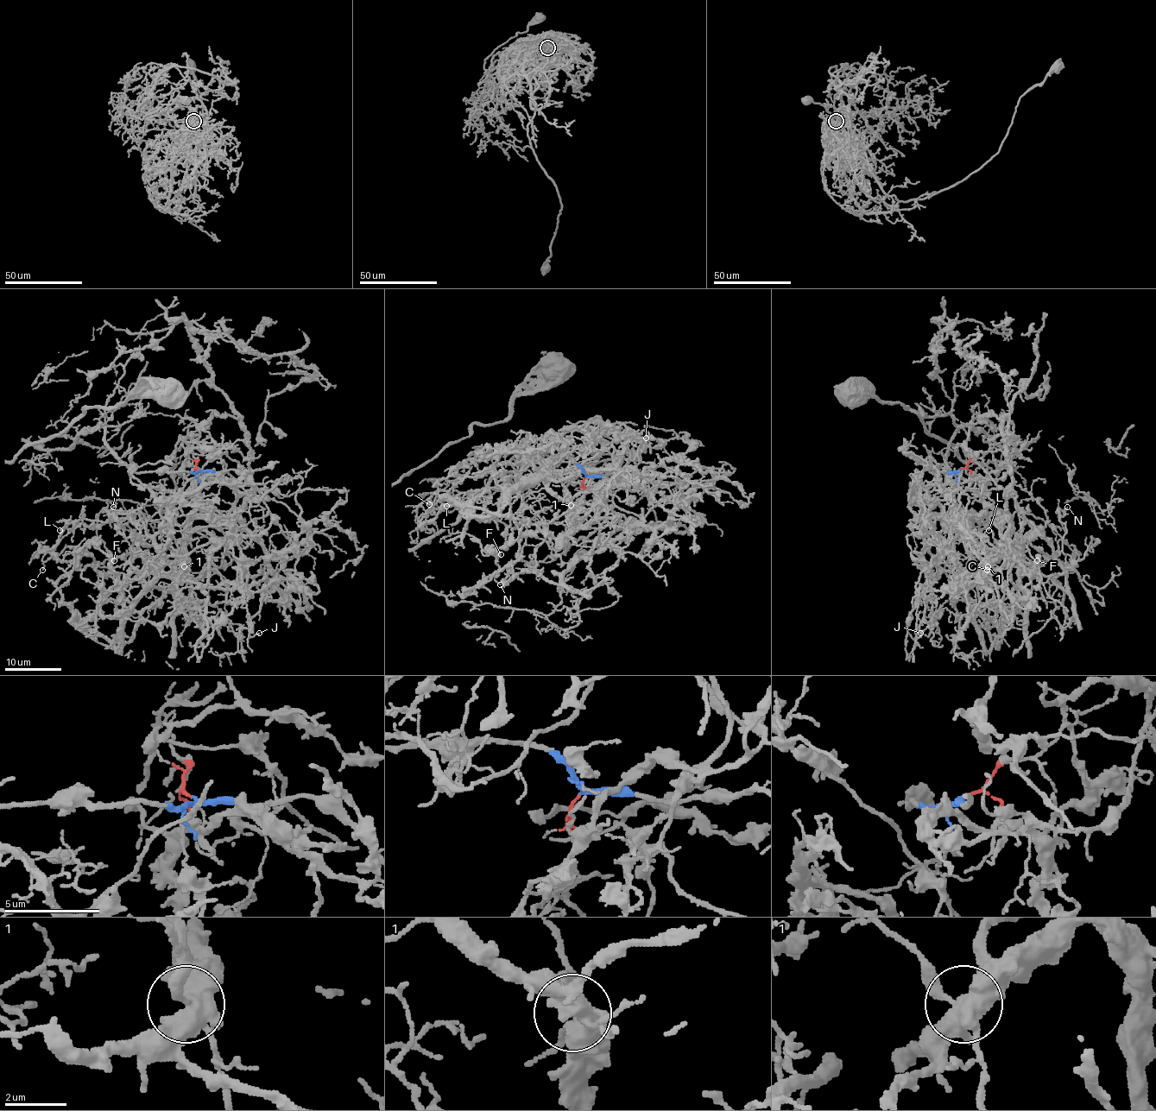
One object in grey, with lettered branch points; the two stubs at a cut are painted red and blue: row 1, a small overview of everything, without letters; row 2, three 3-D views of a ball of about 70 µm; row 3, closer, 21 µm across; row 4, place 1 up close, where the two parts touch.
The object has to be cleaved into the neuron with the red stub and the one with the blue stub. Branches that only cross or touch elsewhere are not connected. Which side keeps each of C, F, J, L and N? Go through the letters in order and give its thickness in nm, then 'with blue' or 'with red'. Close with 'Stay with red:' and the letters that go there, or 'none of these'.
C: 110 nm thick; with red
F: 130 nm thick; with red
J: 150 nm thick; with red
L: 180 nm thick; with red
N: 110 nm thick; with red
Stay with red: C, F, J, L, N

